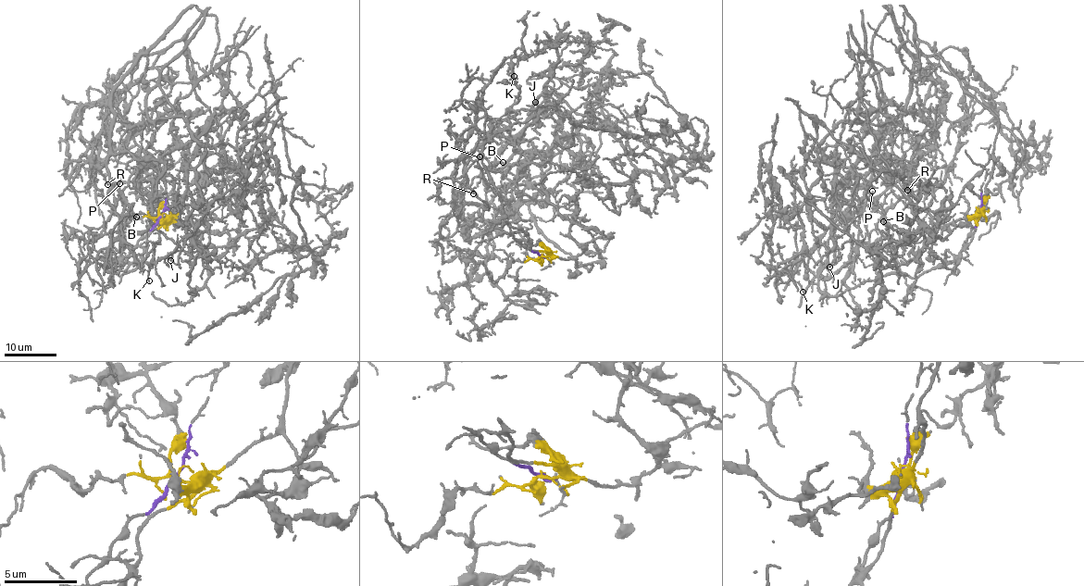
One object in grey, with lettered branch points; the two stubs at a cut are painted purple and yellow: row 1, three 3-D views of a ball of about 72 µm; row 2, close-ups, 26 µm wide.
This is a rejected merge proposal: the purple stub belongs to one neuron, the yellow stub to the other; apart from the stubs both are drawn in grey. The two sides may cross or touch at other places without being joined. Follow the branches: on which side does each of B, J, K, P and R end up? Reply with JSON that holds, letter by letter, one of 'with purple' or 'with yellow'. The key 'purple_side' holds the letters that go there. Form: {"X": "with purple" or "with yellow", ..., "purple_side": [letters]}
{"B": "with purple", "J": "with purple", "K": "with purple", "P": "with purple", "R": "with purple", "purple_side": ["B", "J", "K", "P", "R"]}

